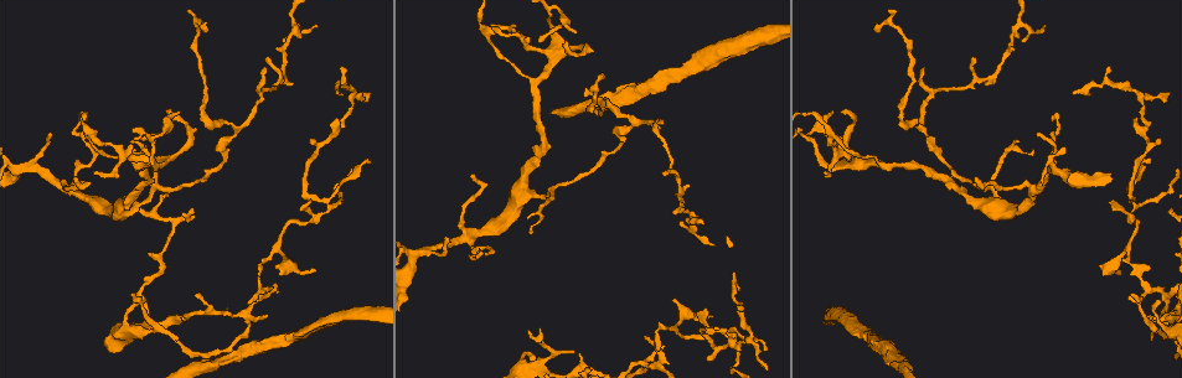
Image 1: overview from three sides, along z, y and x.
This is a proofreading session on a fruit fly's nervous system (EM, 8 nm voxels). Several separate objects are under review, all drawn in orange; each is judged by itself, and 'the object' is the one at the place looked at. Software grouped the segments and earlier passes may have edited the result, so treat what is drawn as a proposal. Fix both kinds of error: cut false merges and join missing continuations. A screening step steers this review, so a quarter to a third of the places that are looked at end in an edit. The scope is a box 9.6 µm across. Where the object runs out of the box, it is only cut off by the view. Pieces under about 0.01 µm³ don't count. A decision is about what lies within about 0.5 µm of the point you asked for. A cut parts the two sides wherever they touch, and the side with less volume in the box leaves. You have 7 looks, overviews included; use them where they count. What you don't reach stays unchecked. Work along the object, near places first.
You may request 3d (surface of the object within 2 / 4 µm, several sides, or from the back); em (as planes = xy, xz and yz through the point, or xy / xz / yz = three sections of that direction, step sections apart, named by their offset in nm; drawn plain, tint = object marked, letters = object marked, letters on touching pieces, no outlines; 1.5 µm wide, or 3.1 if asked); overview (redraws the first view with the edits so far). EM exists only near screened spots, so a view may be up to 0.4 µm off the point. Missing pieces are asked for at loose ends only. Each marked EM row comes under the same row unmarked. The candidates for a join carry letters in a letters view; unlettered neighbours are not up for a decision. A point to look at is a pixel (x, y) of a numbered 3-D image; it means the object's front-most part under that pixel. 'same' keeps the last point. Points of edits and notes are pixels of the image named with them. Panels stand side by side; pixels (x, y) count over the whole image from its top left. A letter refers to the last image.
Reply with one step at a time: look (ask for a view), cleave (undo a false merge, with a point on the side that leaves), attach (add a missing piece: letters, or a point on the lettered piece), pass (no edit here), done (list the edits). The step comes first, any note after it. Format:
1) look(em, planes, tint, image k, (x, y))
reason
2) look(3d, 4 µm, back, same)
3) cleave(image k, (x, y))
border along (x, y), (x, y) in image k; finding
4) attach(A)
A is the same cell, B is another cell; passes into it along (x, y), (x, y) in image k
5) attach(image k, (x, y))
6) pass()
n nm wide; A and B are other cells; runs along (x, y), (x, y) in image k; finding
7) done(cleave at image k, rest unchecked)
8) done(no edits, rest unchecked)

look(em, planes, letters, image 1, (207, 125))
abrupt turn

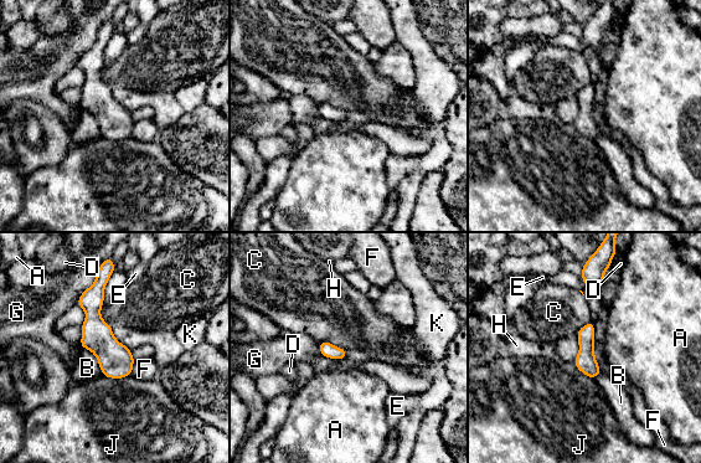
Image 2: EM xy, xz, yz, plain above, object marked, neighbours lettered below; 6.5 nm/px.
pass()
B touches over 220 nm; A, B, C, D, E, F, G, H, J and K are other cells; continuous, no second cell

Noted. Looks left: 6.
look(em, yz, step 4, tint, image 1, (922, 69))
tapers out

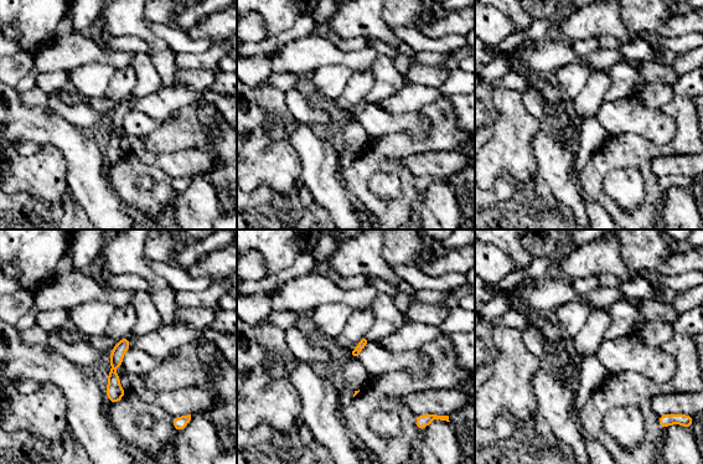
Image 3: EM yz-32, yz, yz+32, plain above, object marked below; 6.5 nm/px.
look(em, planes, letters, same)
cut it another way

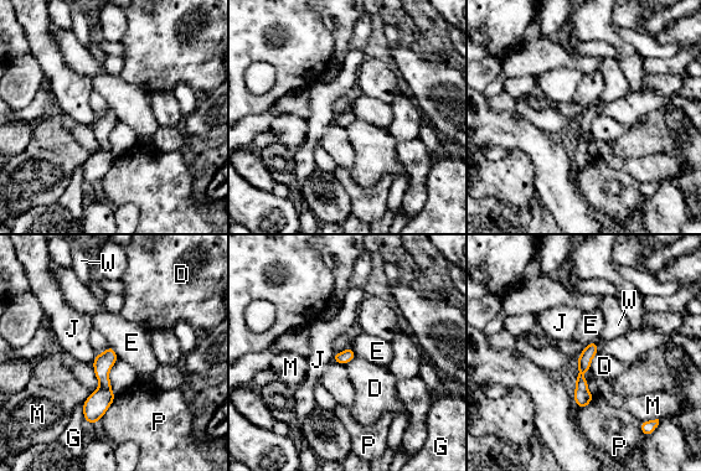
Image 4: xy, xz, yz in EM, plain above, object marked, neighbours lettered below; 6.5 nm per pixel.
pass()
P touches over 220 nm; D, E, G, J, M, P and W are other cells; border along (109, 345), (118, 358) in image 4; none of them fits

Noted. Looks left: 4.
look(em, planes, letters, image 1, (481, 25))
abrupt turn

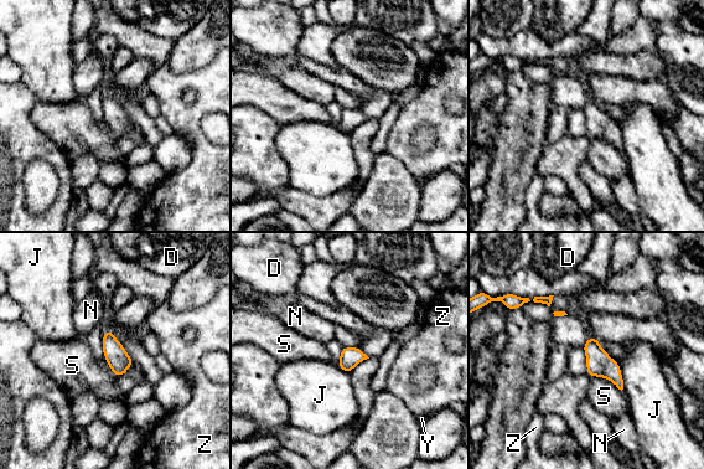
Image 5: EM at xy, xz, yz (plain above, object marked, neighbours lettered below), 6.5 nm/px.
pass()
140 nm wide; D, J, N, S, Y and Z are other cells; border along (590, 376), (602, 376), (621, 391) in image 5; one cell here

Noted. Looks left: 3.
done(no edits, rest unchecked)

